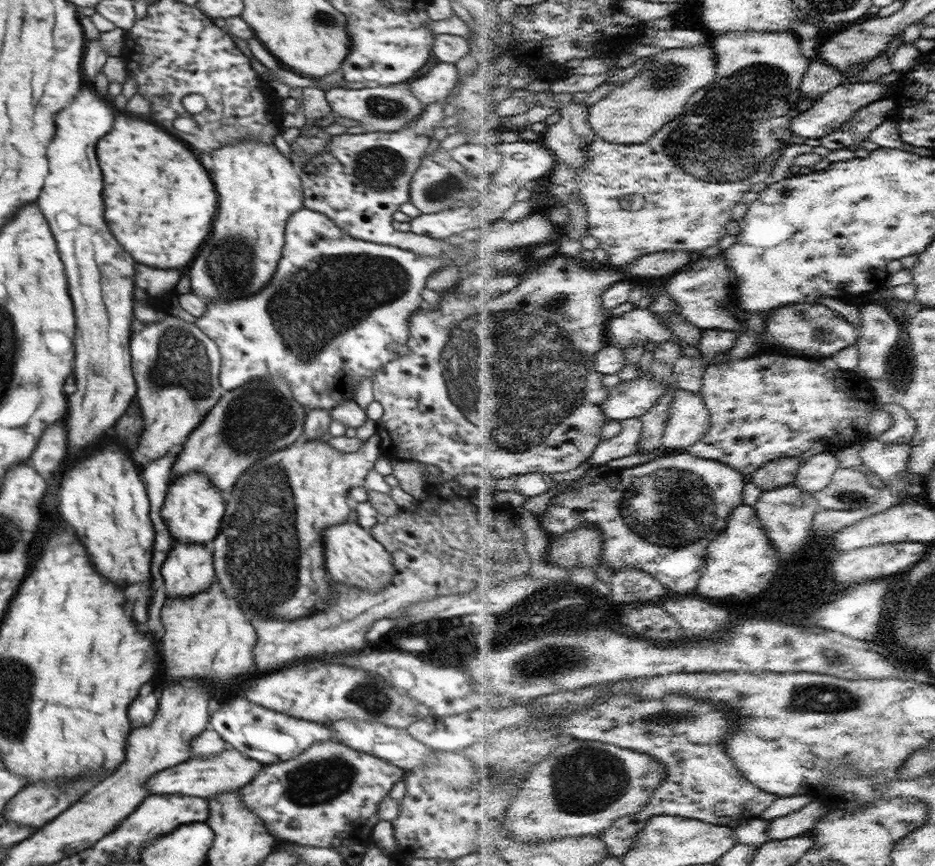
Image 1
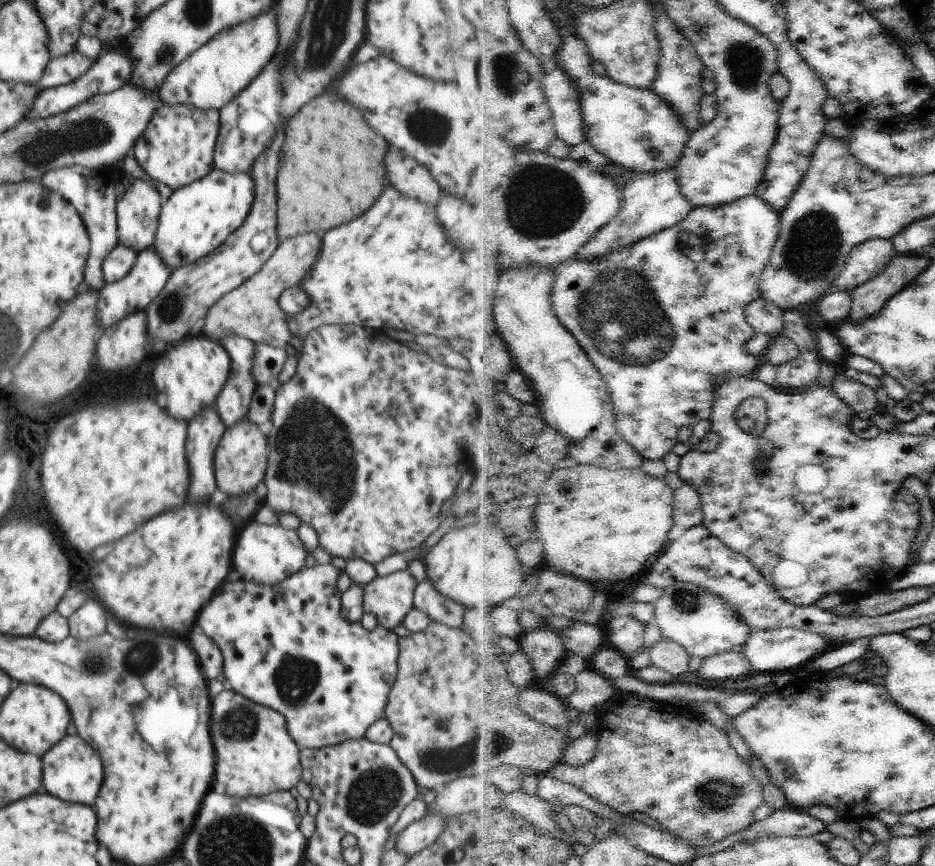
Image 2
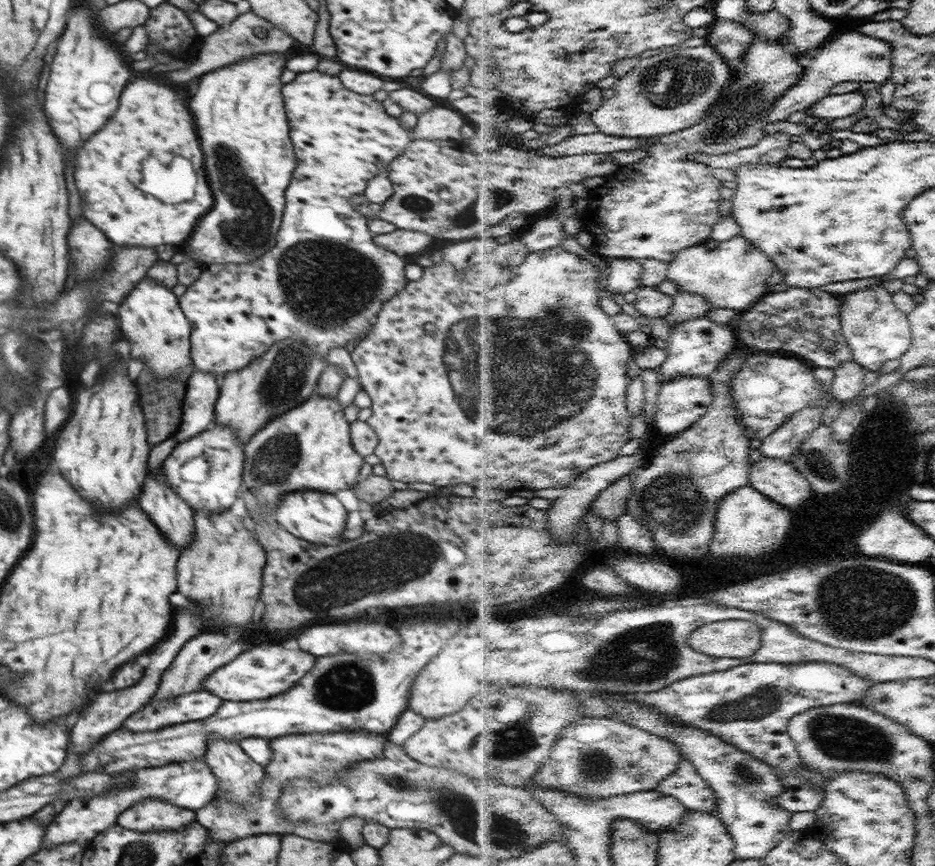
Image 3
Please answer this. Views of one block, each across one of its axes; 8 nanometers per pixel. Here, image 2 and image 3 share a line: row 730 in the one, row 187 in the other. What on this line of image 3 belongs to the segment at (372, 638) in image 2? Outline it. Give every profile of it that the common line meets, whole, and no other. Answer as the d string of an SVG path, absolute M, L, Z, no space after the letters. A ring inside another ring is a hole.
M317 71L302 72L296 75L291 82L284 83L281 88L284 101L284 108L289 120L289 137L293 144L295 157L297 160L296 169L293 172L292 180L285 190L285 209L281 225L276 235L276 244L264 256L259 256L252 263L244 264L210 264L201 271L198 280L195 280L187 291L179 298L179 305L188 322L191 324L191 355L195 370L210 373L222 379L228 372L242 371L242 368L250 365L250 362L260 357L279 340L297 338L304 346L312 349L314 354L327 356L334 347L344 347L348 342L357 344L371 331L370 327L375 324L382 305L391 299L397 292L400 292L409 281L405 275L407 265L403 255L386 250L383 246L378 246L373 241L373 236L369 231L369 219L361 215L351 205L351 196L364 195L368 181L376 176L380 171L388 167L390 161L400 156L413 138L413 128L408 129L400 125L396 117L386 113L382 103L379 103L372 95L362 95L352 92L346 88L338 75L329 75Z

